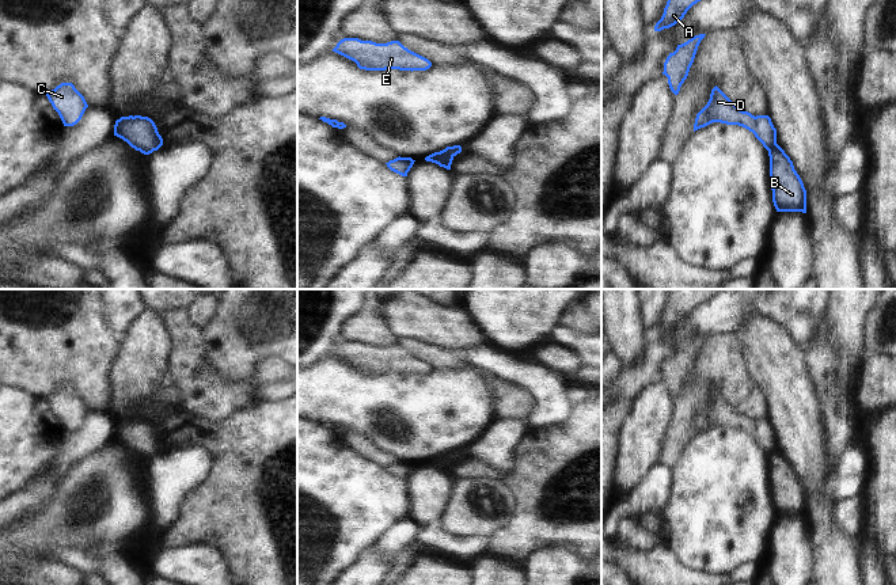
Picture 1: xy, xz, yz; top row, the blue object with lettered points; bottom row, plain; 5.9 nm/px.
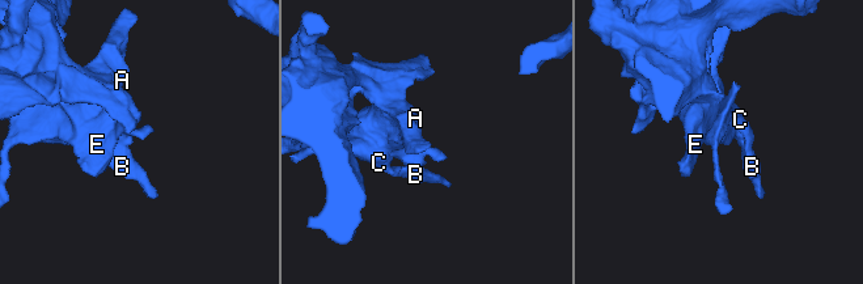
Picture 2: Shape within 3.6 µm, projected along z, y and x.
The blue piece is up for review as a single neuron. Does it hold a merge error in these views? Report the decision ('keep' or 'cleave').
cleave

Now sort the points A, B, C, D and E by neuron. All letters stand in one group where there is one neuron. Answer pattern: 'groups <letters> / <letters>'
groups A D E / B C

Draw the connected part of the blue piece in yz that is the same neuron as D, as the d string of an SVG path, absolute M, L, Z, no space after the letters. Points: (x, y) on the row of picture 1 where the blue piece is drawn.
M717 86L711 90L707 105L696 114L694 132L713 122L748 129L767 151L777 144L777 129L768 115L755 117L740 110Z

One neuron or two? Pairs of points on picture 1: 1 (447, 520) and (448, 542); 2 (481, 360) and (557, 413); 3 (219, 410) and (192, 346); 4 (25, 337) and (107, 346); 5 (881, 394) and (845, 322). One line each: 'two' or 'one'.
1: two
2: one
3: one
4: one
5: two

